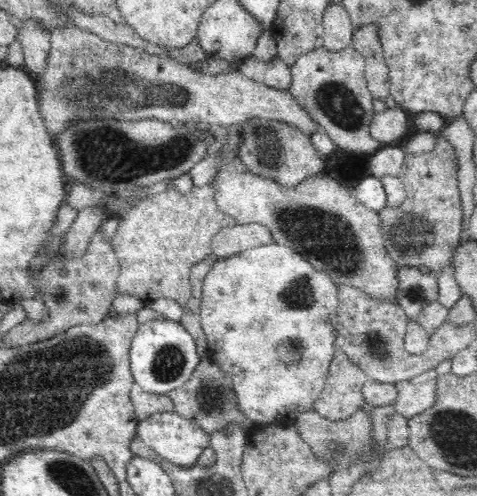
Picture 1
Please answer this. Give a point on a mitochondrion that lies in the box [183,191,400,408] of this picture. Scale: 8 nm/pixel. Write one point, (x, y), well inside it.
(327, 237)

